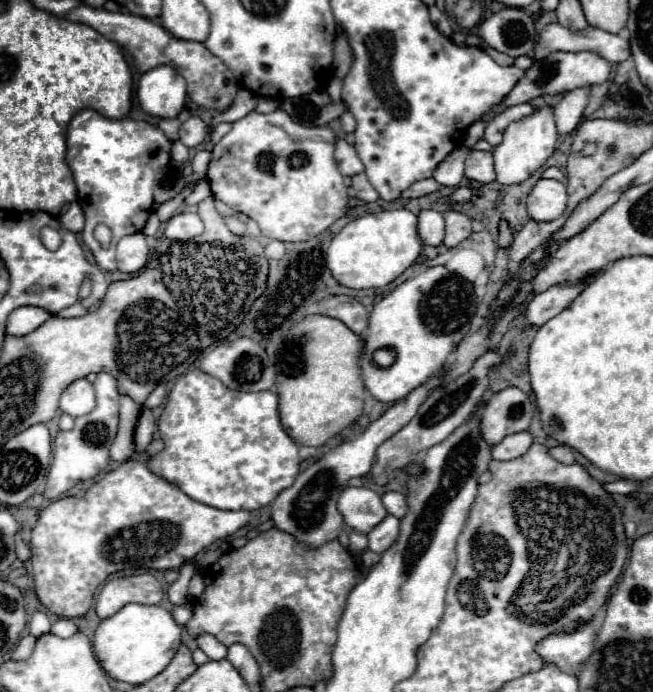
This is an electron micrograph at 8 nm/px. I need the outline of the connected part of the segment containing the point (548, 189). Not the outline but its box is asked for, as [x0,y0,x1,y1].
[528,179,566,221]

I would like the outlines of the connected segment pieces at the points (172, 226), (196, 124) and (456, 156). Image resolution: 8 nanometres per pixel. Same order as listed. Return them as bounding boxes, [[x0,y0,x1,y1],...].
[[164,213,204,241],[180,117,208,149],[434,147,470,187]]

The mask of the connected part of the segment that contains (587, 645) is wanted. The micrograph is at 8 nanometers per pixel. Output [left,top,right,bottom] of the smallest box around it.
[536,625,596,675]

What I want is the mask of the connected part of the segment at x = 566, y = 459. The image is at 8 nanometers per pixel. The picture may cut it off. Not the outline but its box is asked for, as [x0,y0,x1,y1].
[548,445,576,463]

